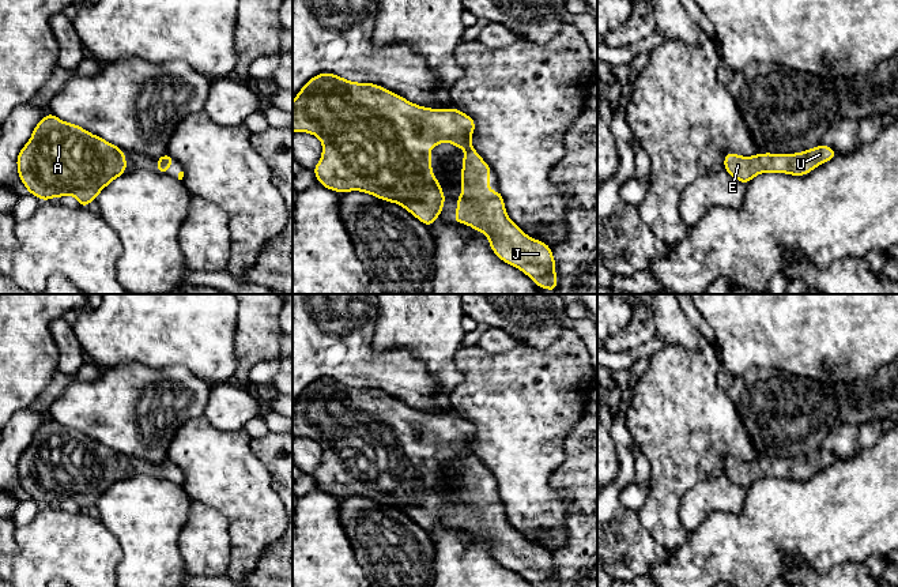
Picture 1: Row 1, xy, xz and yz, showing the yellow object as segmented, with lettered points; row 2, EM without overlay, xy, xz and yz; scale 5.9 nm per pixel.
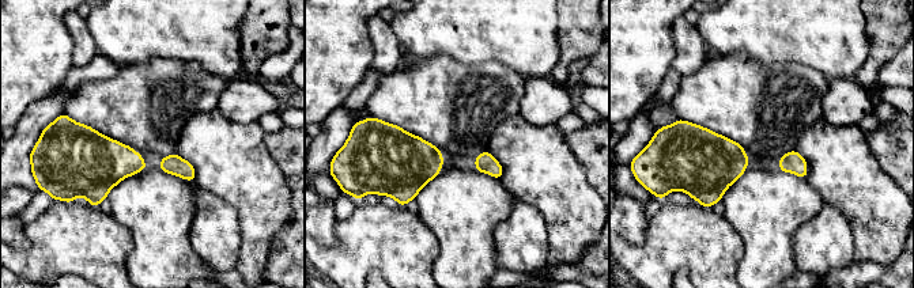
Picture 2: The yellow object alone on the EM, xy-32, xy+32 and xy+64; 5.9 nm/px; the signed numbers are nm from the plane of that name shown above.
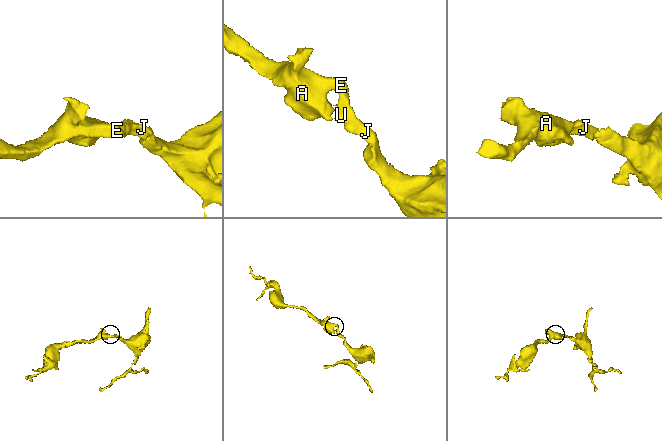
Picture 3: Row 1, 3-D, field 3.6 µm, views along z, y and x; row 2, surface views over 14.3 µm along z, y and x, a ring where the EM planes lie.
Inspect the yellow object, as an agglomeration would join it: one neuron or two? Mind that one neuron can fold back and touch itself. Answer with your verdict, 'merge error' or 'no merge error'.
no merge error

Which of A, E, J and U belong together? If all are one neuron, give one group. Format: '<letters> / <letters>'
A E J U

